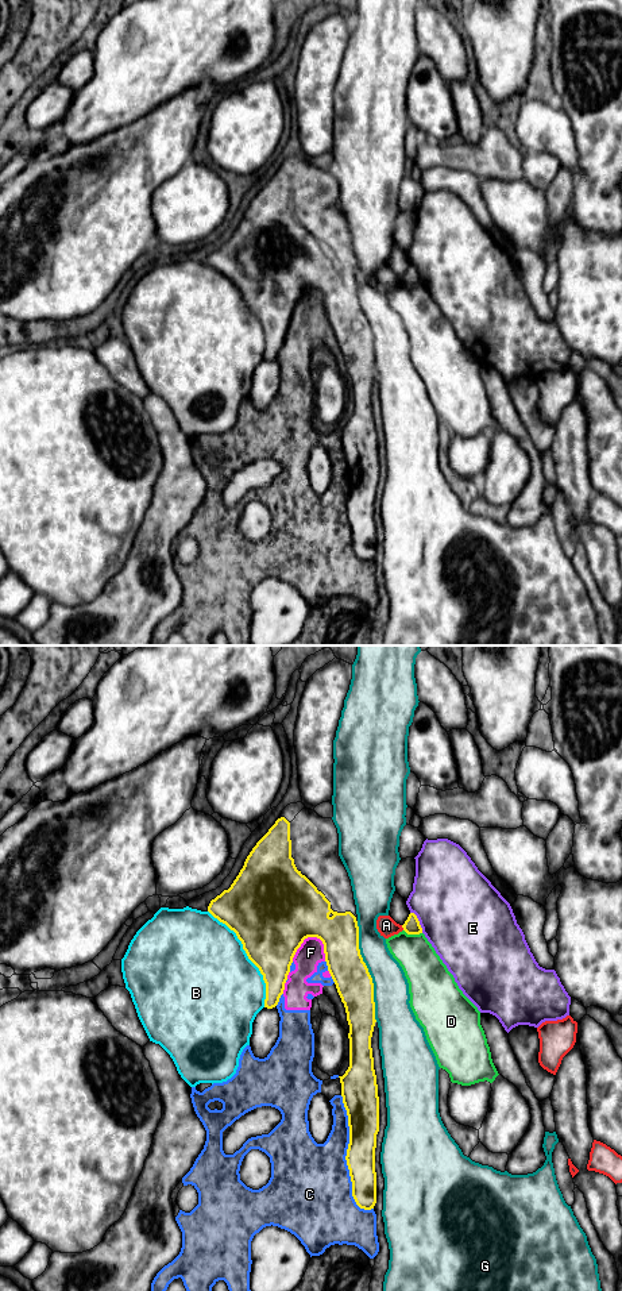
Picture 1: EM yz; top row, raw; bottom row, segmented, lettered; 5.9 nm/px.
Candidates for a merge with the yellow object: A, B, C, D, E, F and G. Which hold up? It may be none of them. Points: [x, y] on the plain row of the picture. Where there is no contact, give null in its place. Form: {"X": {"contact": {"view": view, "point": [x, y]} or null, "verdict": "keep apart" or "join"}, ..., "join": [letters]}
{"A": {"contact": {"view": "yz", "point": [402, 278]}, "verdict": "keep apart"}, "B": {"contact": {"view": "yz", "point": [247, 307]}, "verdict": "keep apart"}, "C": {"contact": {"view": "yz", "point": [346, 508]}, "verdict": "keep apart"}, "D": {"contact": {"view": "yz", "point": [413, 285]}, "verdict": "keep apart"}, "E": {"contact": {"view": "yz", "point": [418, 273]}, "verdict": "keep apart"}, "F": {"contact": {"view": "yz", "point": [302, 293]}, "verdict": "keep apart"}, "G": {"contact": {"view": "yz", "point": [367, 323]}, "verdict": "keep apart"}, "join": []}

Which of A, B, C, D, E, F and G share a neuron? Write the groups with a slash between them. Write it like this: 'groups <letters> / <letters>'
groups A / B / C F / D / E / G

